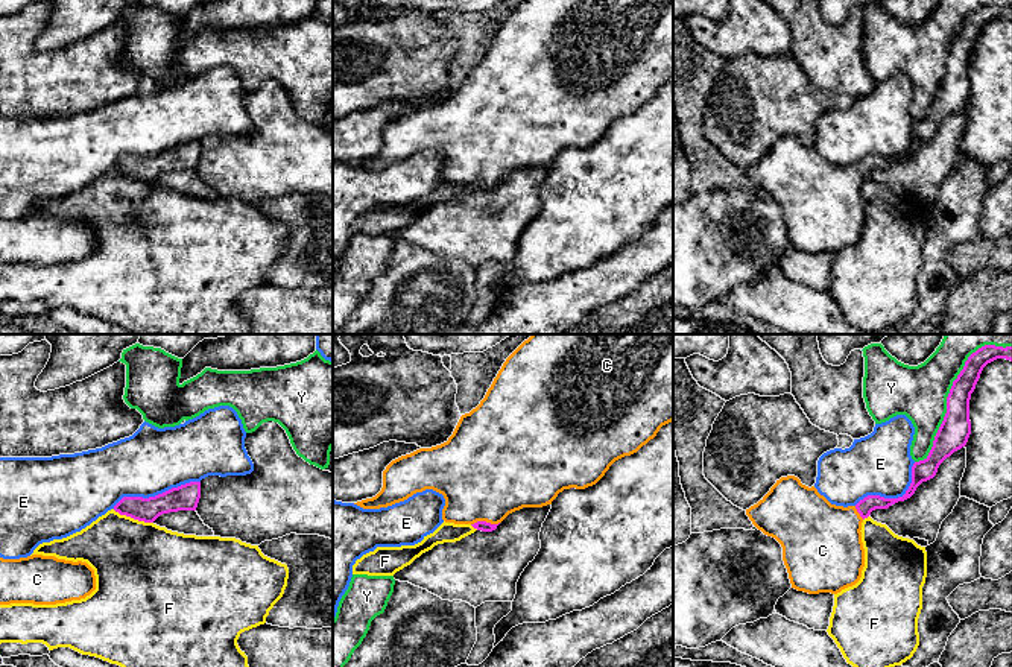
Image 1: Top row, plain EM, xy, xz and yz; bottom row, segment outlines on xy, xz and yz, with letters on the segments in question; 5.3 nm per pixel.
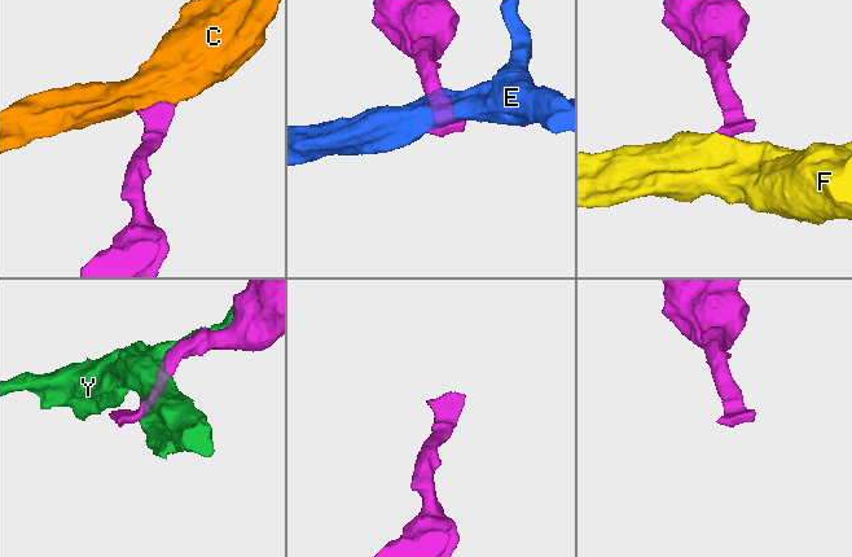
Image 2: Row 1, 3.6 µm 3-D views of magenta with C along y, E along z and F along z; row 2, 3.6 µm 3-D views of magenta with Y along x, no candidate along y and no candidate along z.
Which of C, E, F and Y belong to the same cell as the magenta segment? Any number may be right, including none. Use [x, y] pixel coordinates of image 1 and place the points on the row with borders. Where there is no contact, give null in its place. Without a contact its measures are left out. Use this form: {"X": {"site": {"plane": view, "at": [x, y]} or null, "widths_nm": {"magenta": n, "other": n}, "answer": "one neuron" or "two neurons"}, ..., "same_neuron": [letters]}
{"C": {"site": {"plane": "xz", "at": [485, 521]}, "widths_nm": {"magenta": 60, "other": 480}, "answer": "one neuron"}, "E": {"site": {"plane": "xy", "at": [155, 496]}, "widths_nm": {"magenta": 140, "other": 360}, "answer": "two neurons"}, "F": {"site": {"plane": "xy", "at": [132, 517]}, "widths_nm": {"magenta": 130, "other": 460}, "answer": "two neurons"}, "Y": {"site": {"plane": "yz", "at": [950, 391]}, "widths_nm": {"magenta": 160, "other": 280}, "answer": "two neurons"}, "same_neuron": ["C"]}

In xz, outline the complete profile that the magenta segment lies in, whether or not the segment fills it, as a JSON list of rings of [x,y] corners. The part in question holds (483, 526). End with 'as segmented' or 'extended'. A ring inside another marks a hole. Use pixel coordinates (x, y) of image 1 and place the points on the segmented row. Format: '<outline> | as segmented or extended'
[[[532,334],[506,359],[480,404],[460,416],[447,442],[392,460],[381,491],[354,504],[380,509],[433,489],[445,498],[445,523],[492,532],[515,511],[542,507],[564,489],[596,485],[615,460],[637,453],[672,421],[673,334]]] | extended

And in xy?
[[[190,482],[149,498],[123,497],[114,511],[138,521],[153,523],[163,514],[196,511],[199,498],[201,482]]] | as segmented

